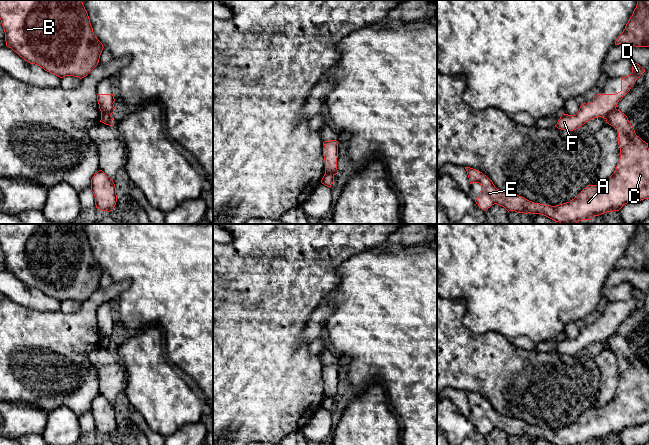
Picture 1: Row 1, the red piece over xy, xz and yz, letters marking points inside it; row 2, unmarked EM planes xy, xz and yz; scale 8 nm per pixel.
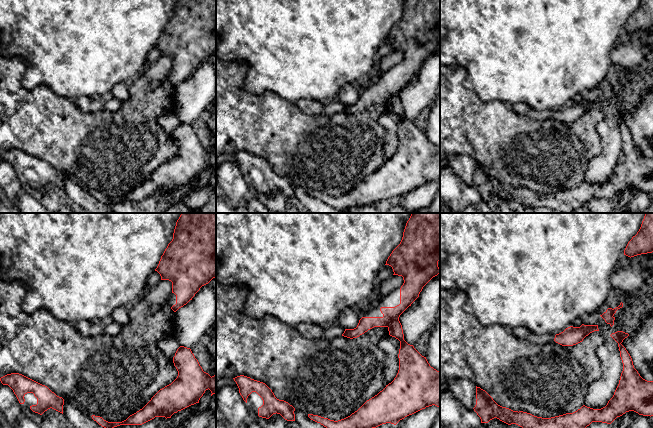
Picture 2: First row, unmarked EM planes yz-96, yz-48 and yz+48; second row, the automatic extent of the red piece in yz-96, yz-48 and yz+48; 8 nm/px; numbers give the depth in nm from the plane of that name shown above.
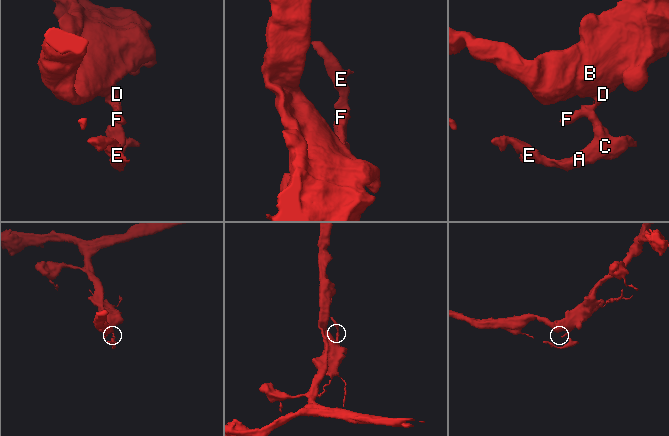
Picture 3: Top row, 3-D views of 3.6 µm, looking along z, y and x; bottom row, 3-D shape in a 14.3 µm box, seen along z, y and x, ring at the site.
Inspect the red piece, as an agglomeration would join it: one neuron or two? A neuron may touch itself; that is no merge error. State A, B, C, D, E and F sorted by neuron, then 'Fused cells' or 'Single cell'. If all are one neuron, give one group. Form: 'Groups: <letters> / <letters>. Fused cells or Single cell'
Groups: A C E / B D F. Fused cells

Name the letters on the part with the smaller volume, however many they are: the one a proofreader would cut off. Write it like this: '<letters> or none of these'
A, C, E

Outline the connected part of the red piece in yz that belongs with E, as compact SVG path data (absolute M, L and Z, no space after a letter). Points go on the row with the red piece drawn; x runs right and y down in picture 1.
M614 109L606 122L618 132L620 159L614 173L603 183L588 185L569 202L551 206L501 191L482 172L465 167L470 184L479 183L481 186L476 204L484 211L497 204L508 212L541 214L560 224L576 224L619 211L627 203L649 199L648 143L636 135L634 126L620 110Z

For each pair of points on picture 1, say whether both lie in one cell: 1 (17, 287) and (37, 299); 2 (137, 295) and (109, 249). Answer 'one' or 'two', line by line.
1: one
2: one

